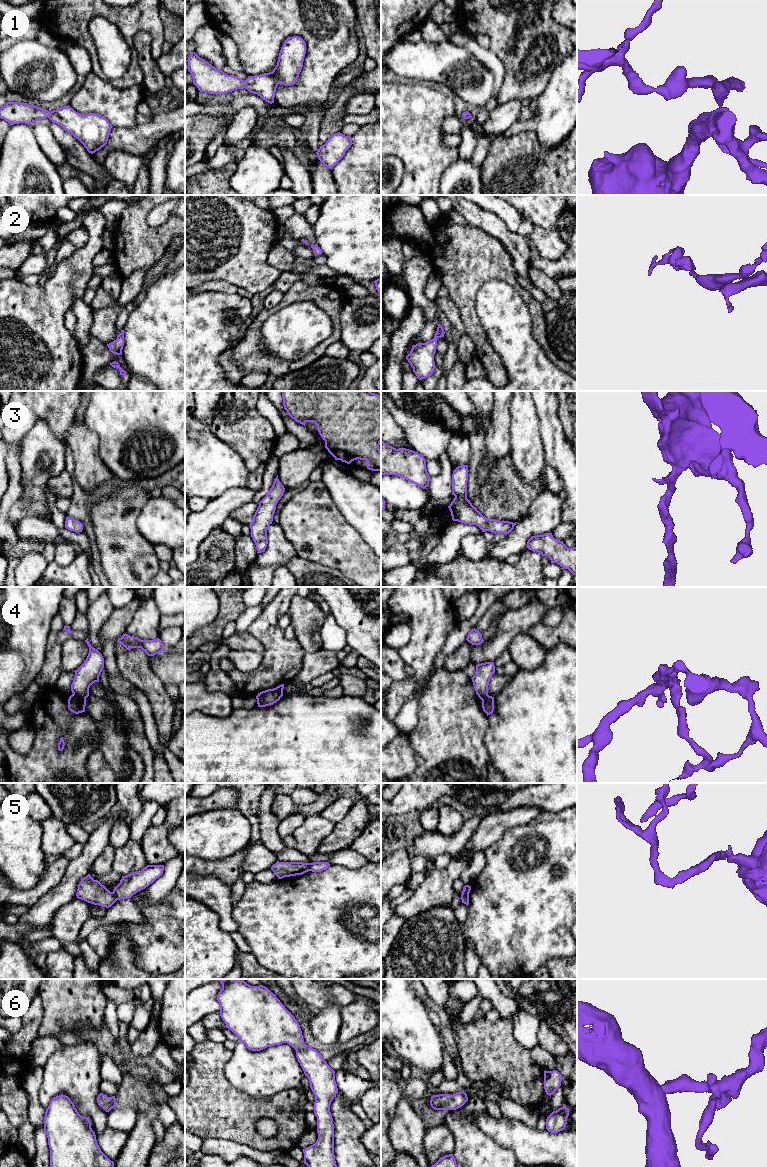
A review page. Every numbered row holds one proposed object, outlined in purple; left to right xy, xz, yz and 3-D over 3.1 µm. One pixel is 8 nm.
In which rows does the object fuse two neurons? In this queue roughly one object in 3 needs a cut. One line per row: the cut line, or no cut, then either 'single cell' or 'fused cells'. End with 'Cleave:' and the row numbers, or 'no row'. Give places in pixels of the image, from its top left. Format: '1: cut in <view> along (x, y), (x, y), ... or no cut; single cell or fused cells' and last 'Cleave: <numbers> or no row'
1: no cut; single cell
2: no cut; single cell
3: no cut; single cell
4: cut in xy along (73, 693), (85, 699); fused cells
5: cut in xy along (112, 892), (117, 899); fused cells
6: no cut; single cell
Cleave: 4, 5

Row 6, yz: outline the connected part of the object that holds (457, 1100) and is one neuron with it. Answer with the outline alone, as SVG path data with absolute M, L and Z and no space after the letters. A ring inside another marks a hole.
M461 1091L453 1095L433 1095L430 1100L430 1105L435 1110L456 1110L462 1107L467 1101L467 1094L464 1091Z

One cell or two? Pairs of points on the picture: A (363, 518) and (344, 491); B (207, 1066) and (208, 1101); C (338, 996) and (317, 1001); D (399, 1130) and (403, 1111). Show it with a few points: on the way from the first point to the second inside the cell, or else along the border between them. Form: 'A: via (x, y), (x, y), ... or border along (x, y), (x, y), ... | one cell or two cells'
A: via (363, 511), (351, 498) | one cell
B: via (207, 1075), (208, 1092) | one cell
C: via (333, 996), (322, 997) | one cell
D: via (403, 1125), (403, 1116) | one cell

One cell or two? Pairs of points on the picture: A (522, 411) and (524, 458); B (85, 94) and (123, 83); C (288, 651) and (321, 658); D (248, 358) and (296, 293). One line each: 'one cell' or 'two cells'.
A: one cell
B: two cells
C: two cells
D: one cell

